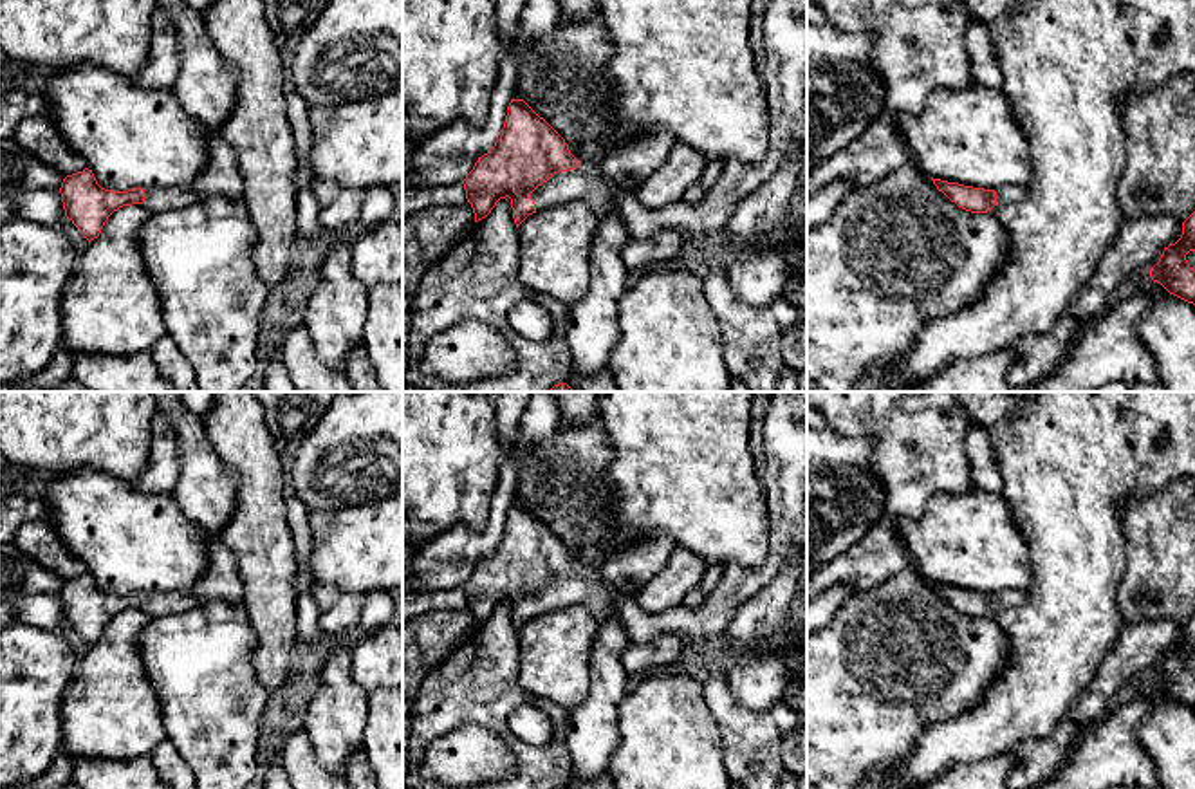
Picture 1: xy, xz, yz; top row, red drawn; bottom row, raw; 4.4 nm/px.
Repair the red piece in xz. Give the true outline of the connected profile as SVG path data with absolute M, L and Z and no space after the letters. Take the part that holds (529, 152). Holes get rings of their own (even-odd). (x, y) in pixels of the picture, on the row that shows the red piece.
M769 0L762 23L771 148L758 164L731 159L702 202L648 209L635 193L605 184L596 162L579 164L565 139L523 99L511 99L500 139L462 181L475 222L509 197L516 227L536 211L579 200L598 218L617 215L632 238L675 229L704 240L724 229L738 202L785 159L807 161L807 0Z

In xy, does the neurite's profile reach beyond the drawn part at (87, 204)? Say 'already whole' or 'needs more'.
needs more

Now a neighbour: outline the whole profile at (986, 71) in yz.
M973 22L966 31L966 49L971 74L977 85L1002 88L1002 69L998 65L995 42L984 23Z

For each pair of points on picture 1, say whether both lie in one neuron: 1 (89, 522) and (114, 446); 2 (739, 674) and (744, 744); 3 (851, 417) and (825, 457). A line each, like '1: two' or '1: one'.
1: two
2: two
3: two

